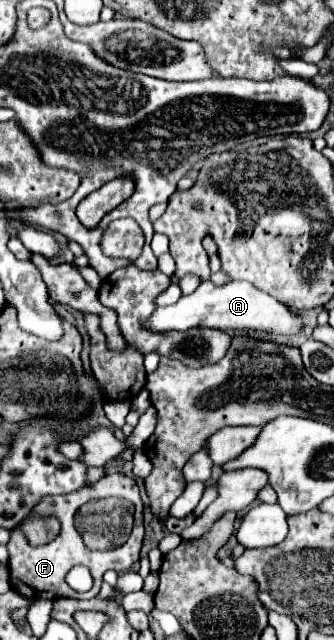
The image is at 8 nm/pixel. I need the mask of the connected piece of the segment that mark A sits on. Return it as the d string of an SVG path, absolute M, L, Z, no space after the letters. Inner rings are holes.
M211 279L199 281L199 287L191 293L181 297L175 305L157 307L149 321L143 327L163 333L163 331L187 331L191 327L211 327L211 329L243 329L243 331L271 331L281 335L295 335L301 329L301 321L289 313L289 307L279 303L275 297L265 295L257 287L245 281L229 281L225 285L215 285Z

